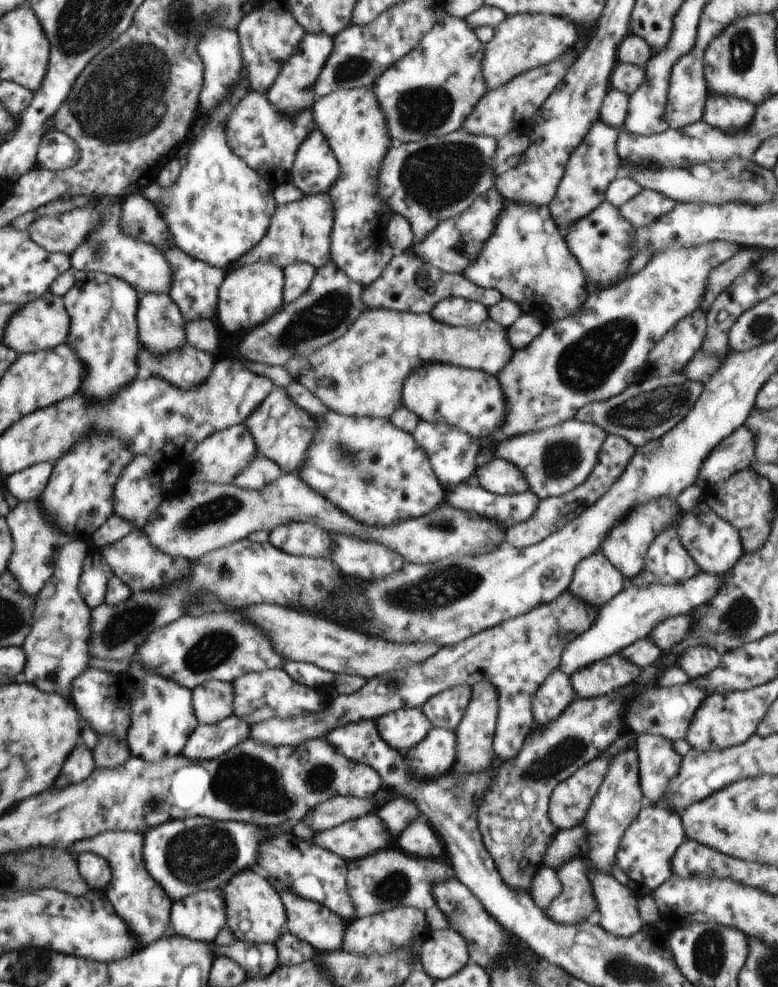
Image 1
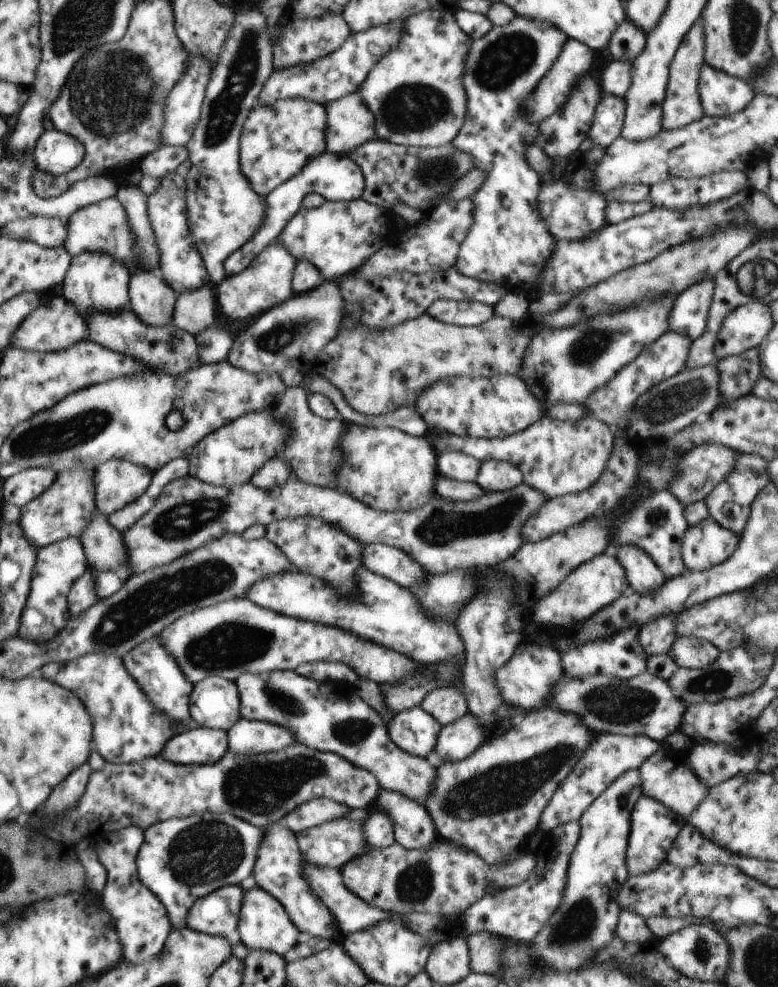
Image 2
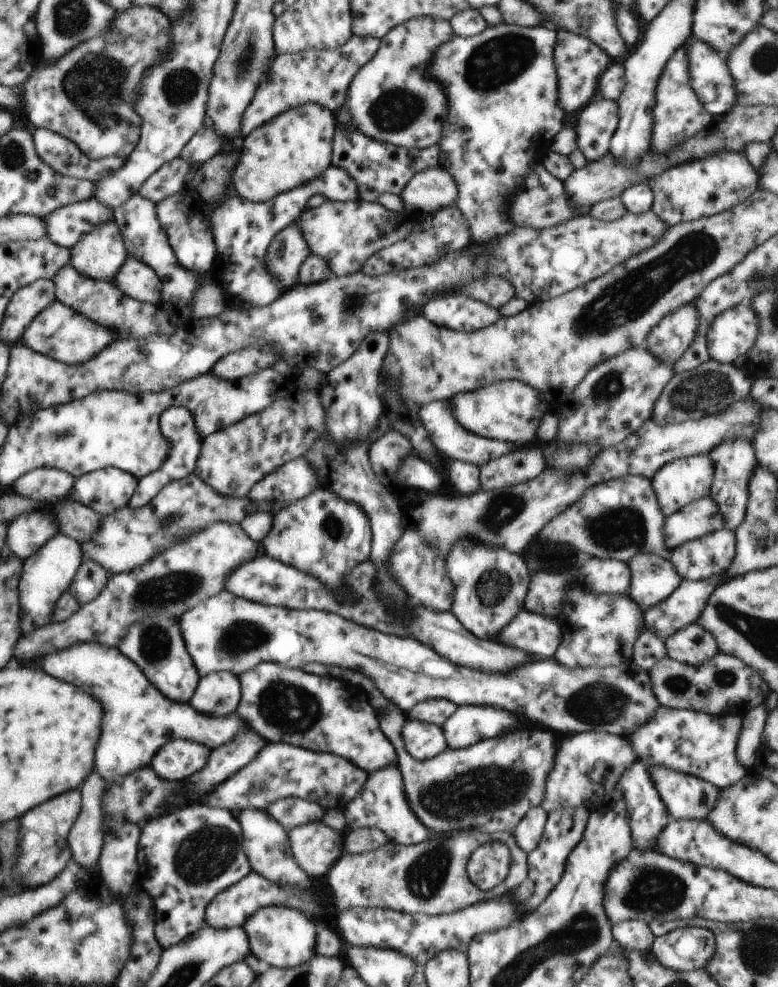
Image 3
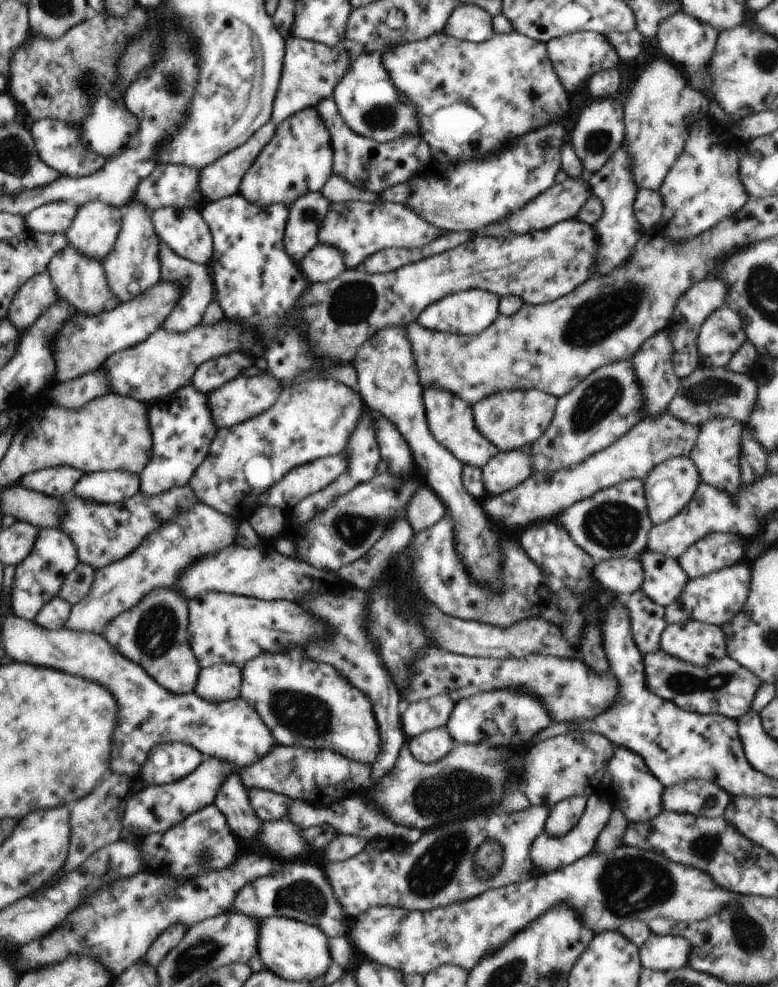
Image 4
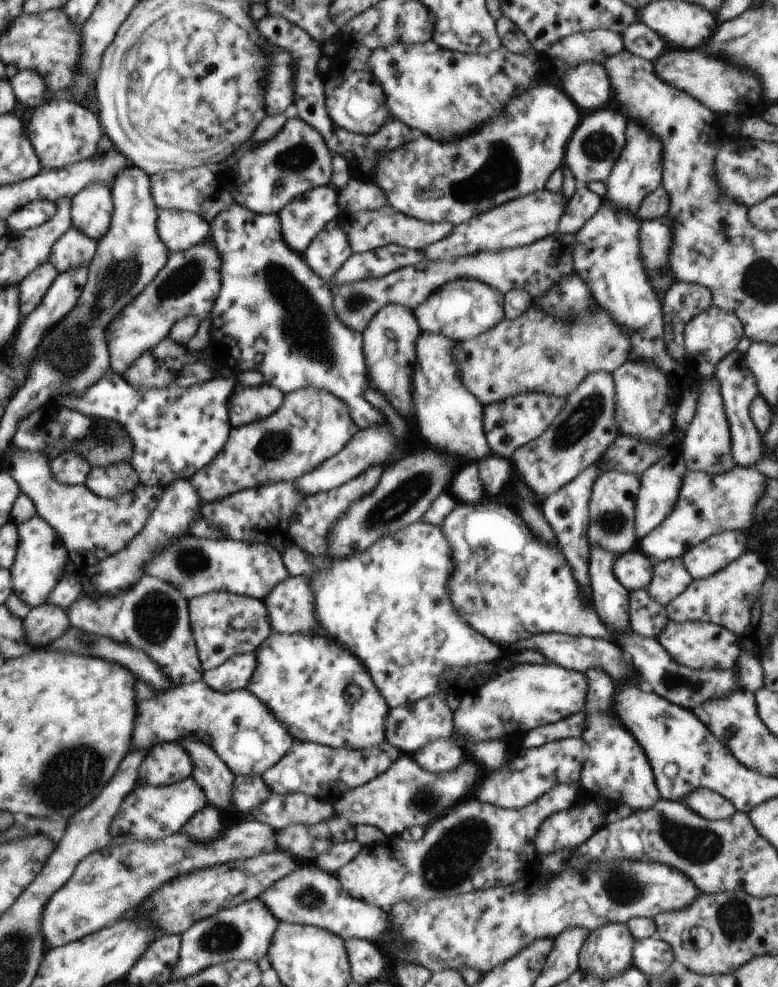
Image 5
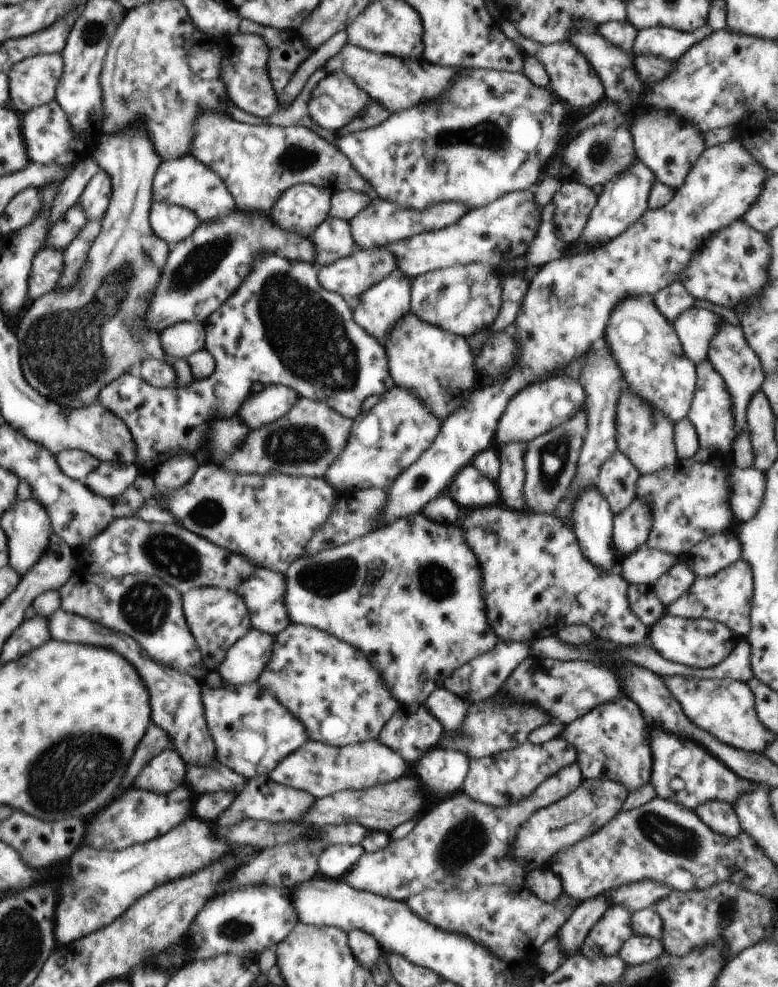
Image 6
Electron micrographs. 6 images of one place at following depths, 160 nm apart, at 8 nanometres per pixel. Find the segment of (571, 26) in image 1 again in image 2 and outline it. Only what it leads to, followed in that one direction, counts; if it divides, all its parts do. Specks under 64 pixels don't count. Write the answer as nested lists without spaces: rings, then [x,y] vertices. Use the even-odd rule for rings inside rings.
[[[519,15],[509,24],[493,26],[487,36],[472,40],[466,68],[464,68],[463,86],[466,92],[466,120],[452,140],[452,146],[473,156],[475,168],[487,172],[487,180],[482,182],[480,191],[472,198],[475,205],[472,227],[468,237],[460,246],[455,265],[456,271],[467,278],[484,283],[500,284],[503,288],[512,286],[534,286],[540,272],[544,270],[548,258],[554,252],[554,238],[546,232],[546,222],[538,214],[538,194],[541,192],[540,178],[525,162],[525,151],[534,144],[539,134],[539,124],[530,123],[523,112],[523,104],[540,80],[552,69],[552,64],[562,53],[567,42],[562,30],[547,21],[529,20]]]

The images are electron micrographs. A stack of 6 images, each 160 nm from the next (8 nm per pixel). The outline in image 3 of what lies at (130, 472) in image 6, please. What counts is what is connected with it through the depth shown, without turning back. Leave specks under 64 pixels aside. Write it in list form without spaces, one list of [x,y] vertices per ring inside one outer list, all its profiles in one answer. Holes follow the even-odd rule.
[[[106,467],[79,476],[71,490],[71,498],[89,506],[99,515],[111,515],[126,507],[136,492],[139,479],[116,467]]]

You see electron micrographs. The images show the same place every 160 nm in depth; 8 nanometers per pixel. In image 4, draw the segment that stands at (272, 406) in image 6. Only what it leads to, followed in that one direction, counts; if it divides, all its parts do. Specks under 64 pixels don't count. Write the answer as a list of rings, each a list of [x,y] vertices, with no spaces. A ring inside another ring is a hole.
[[[240,374],[236,377],[236,380],[227,382],[222,388],[214,390],[208,396],[209,409],[211,410],[214,424],[218,430],[222,430],[224,427],[228,428],[254,418],[266,412],[278,400],[280,392],[282,392],[282,386],[272,376],[248,378],[248,376]]]

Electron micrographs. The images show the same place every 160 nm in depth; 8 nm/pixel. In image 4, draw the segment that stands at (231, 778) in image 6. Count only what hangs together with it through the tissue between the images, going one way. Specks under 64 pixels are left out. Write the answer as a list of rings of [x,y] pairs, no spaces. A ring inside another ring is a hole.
[[[256,790],[248,792],[252,808],[260,820],[264,822],[277,821],[282,818],[288,818],[287,814],[293,799],[278,794],[277,792],[266,790]]]

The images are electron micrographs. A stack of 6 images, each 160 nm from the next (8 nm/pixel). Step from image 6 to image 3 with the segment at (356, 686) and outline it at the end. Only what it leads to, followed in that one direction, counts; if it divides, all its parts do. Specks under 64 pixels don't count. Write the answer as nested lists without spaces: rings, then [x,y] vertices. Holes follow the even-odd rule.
[[[260,663],[247,670],[241,681],[241,701],[237,714],[268,743],[288,743],[311,751],[325,751],[346,760],[365,770],[369,775],[390,765],[397,764],[397,754],[391,740],[382,732],[374,707],[366,698],[357,700],[350,696],[346,686],[334,678],[320,678],[302,669],[288,668],[276,663]]]

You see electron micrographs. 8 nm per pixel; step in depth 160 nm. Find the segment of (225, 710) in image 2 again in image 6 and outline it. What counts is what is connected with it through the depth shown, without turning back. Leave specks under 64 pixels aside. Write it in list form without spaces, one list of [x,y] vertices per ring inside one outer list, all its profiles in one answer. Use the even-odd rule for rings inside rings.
[[[251,629],[228,650],[218,674],[224,684],[238,686],[256,683],[272,654],[274,637]]]

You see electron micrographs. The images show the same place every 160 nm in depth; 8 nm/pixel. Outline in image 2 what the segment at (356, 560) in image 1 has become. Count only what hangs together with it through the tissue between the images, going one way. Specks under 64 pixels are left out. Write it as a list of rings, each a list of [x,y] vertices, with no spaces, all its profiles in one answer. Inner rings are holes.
[[[368,544],[362,552],[362,564],[370,572],[384,576],[404,588],[410,588],[424,578],[424,570],[420,564],[400,552],[400,548],[390,548],[384,544]]]

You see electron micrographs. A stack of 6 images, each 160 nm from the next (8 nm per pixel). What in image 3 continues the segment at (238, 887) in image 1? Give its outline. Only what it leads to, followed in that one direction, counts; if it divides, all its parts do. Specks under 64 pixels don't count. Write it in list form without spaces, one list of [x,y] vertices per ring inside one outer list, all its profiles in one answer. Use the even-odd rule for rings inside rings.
[[[271,904],[252,913],[242,928],[248,935],[249,952],[256,956],[264,966],[290,968],[304,964],[316,955],[315,922],[312,917],[298,909]]]

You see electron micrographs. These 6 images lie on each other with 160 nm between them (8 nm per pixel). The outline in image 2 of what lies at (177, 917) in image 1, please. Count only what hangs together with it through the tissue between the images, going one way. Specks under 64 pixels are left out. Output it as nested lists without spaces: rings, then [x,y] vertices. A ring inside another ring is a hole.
[[[227,885],[196,900],[188,910],[186,927],[203,934],[228,938],[236,932],[245,885]]]

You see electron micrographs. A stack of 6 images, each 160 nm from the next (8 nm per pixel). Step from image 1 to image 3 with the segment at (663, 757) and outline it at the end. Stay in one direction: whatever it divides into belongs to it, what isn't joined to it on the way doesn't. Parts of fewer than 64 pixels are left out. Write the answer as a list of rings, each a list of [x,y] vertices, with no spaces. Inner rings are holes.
[[[664,765],[647,766],[650,778],[668,809],[670,818],[707,818],[720,789],[703,778]]]

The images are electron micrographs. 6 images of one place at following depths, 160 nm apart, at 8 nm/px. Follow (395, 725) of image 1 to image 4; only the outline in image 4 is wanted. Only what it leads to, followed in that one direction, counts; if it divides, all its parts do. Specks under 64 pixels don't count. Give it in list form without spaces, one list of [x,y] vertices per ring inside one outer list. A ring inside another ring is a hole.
[[[445,727],[421,732],[407,740],[410,752],[421,763],[433,763],[452,750],[454,740]]]

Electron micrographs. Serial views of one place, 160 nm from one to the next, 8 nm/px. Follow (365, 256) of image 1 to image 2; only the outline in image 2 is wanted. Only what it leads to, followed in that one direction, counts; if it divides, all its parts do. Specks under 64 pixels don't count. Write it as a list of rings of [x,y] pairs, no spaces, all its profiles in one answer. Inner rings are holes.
[[[352,92],[326,104],[326,151],[348,154],[376,138],[376,122],[364,100]]]

